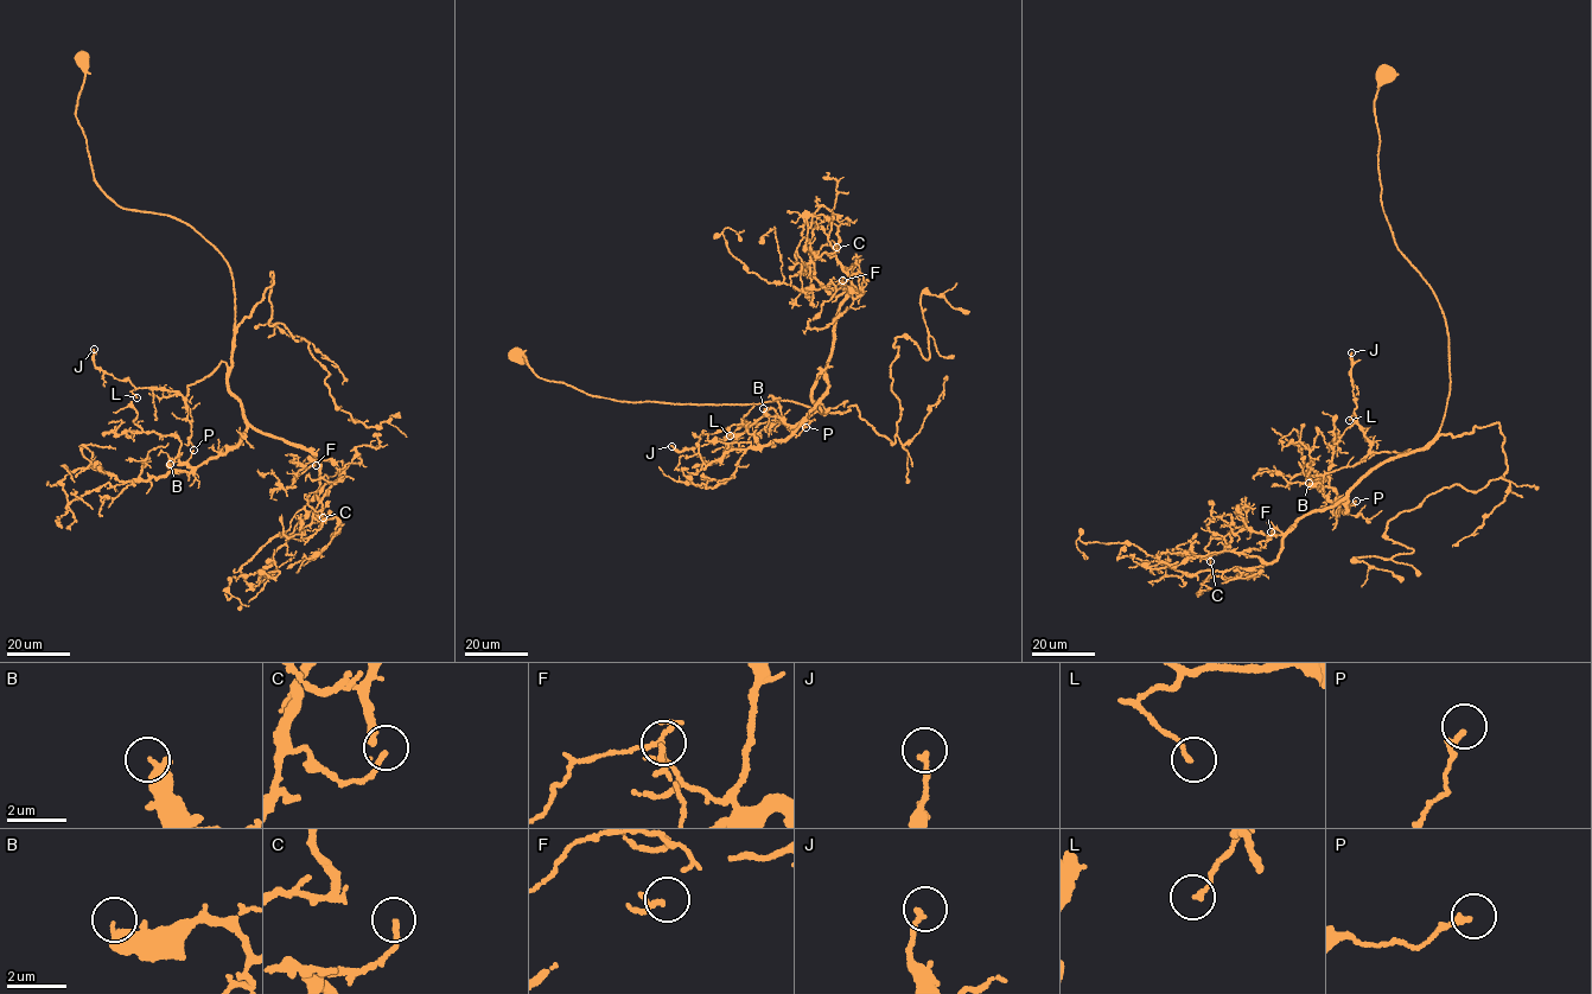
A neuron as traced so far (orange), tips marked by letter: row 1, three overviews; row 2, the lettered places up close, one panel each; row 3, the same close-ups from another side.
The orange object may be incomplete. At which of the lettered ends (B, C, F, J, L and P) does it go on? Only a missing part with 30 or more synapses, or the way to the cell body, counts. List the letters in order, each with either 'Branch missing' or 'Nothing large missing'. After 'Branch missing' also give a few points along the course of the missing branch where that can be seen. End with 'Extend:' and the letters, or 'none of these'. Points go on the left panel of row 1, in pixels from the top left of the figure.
B: Branch missing. Course of what is missing: (170, 464), (176, 470), (217, 463), (231, 466), (237, 458), (248, 460)
C: Nothing large missing
F: Nothing large missing
J: Nothing large missing
L: Nothing large missing
P: Nothing large missing
Extend: B

